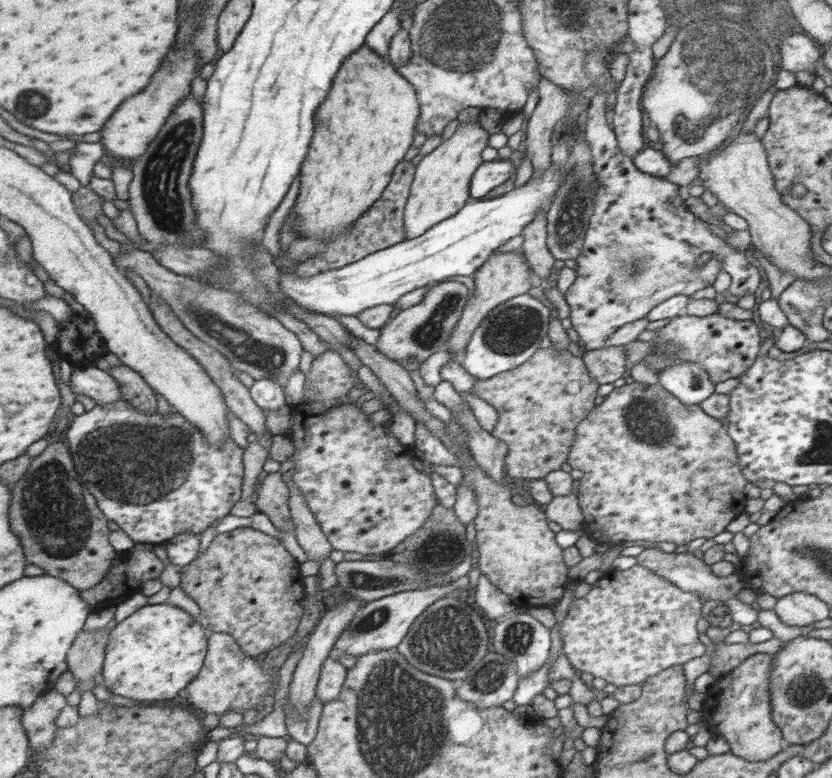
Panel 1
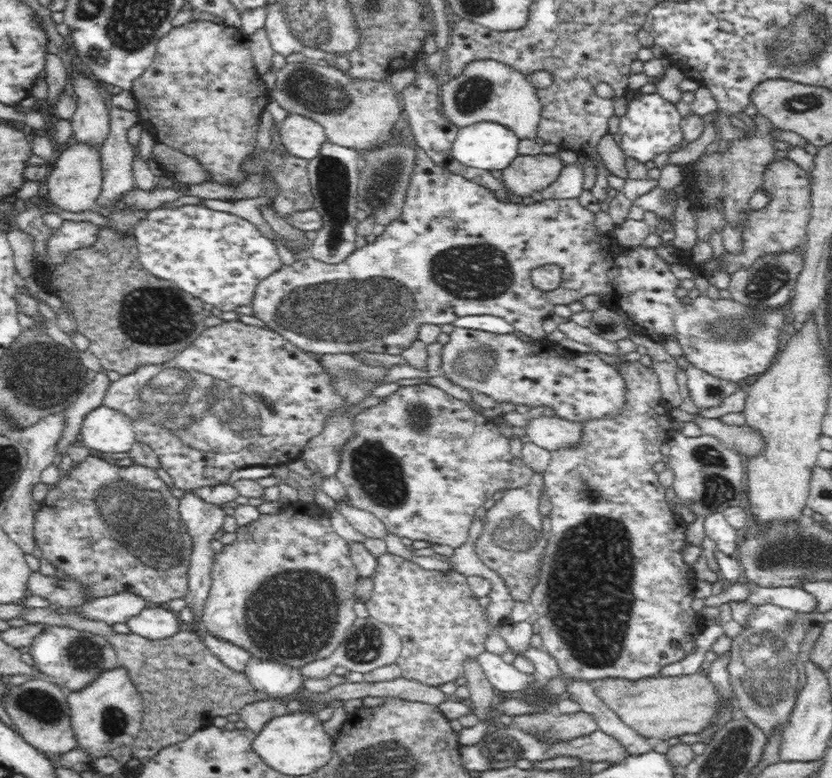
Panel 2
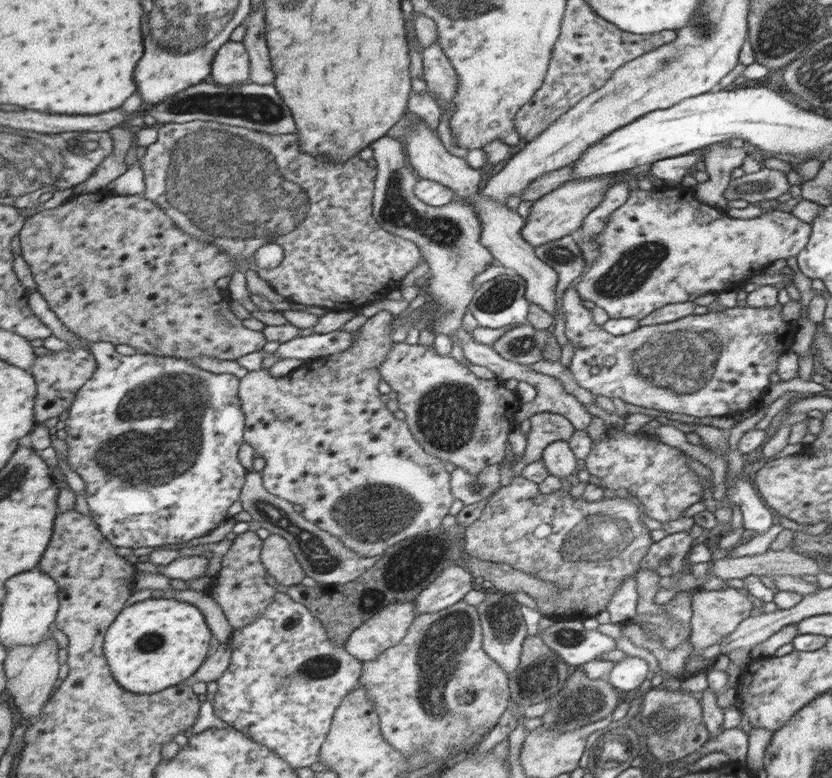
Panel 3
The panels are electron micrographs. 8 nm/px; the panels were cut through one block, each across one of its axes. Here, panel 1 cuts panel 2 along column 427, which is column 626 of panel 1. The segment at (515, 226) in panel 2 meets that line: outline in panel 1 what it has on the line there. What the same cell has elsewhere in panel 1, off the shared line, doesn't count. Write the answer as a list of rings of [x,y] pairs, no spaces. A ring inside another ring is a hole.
[[[593,51],[588,54],[588,60],[584,64],[584,72],[591,80],[592,86],[597,87],[598,85],[597,94],[590,99],[583,136],[591,147],[592,172],[600,180],[600,186],[595,191],[593,216],[589,218],[588,230],[584,233],[583,248],[580,256],[575,259],[576,275],[564,294],[569,306],[568,318],[572,328],[578,334],[578,344],[586,351],[605,347],[605,342],[617,329],[628,325],[629,322],[640,321],[660,302],[677,295],[690,297],[697,290],[709,286],[705,282],[713,282],[717,274],[717,268],[713,268],[717,258],[723,258],[721,268],[730,276],[730,285],[726,289],[728,296],[741,298],[741,296],[755,294],[759,278],[761,278],[757,268],[747,261],[744,251],[737,252],[729,248],[723,236],[713,234],[708,230],[705,222],[695,220],[695,216],[685,208],[683,200],[679,198],[675,183],[671,184],[667,179],[636,170],[632,158],[617,147],[615,135],[604,116],[604,103],[607,95],[603,93],[603,89],[600,89],[610,77],[605,63],[609,63],[606,51]],[[701,254],[711,254],[711,259],[697,268],[693,262]]]

